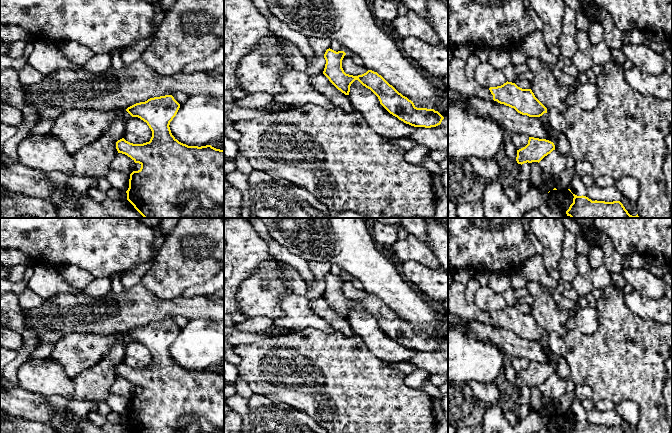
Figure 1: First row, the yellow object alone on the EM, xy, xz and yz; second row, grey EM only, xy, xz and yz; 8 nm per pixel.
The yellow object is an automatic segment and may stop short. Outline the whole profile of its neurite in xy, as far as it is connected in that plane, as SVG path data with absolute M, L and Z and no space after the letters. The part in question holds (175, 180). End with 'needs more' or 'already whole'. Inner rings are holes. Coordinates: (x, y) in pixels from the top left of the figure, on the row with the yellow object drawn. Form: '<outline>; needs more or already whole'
M165 95L160 97L150 98L145 102L136 103L126 109L132 117L138 117L147 123L152 131L152 137L149 142L143 144L133 144L126 141L124 138L116 142L116 149L118 153L122 153L130 157L135 163L139 163L141 168L138 171L133 171L130 174L129 188L126 191L127 200L134 206L134 208L144 218L224 218L224 150L216 149L211 145L206 146L188 146L179 142L171 133L170 122L176 116L180 104L174 99L172 95Z; already whole

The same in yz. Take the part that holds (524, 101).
M507 81L501 86L490 87L489 90L494 101L514 108L522 115L540 117L547 113L547 108L535 97L531 89L522 89Z; already whole

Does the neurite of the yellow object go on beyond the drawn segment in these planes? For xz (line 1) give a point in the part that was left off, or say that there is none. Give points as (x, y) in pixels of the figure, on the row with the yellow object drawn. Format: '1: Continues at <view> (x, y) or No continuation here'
1: No continuation here

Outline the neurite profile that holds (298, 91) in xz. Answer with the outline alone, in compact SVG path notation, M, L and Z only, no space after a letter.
M289 68L281 73L281 83L284 92L274 98L277 103L293 107L316 104L325 108L338 108L329 98L312 88L306 72Z

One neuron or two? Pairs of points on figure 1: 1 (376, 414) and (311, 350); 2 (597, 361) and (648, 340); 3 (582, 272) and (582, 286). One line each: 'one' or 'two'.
1: one
2: one
3: one

